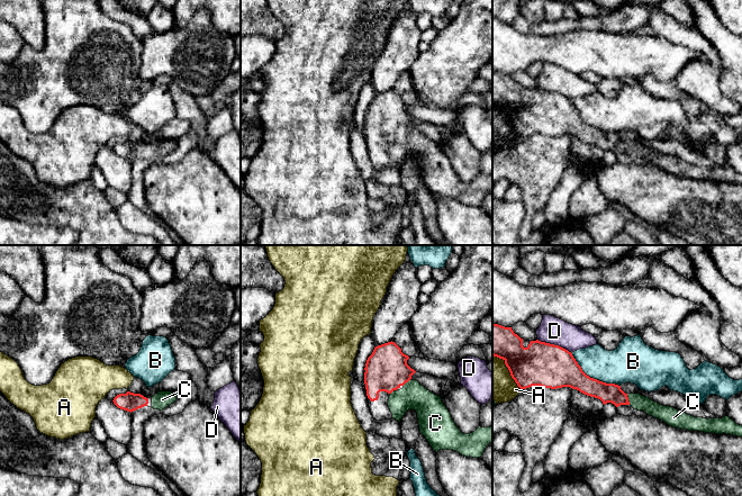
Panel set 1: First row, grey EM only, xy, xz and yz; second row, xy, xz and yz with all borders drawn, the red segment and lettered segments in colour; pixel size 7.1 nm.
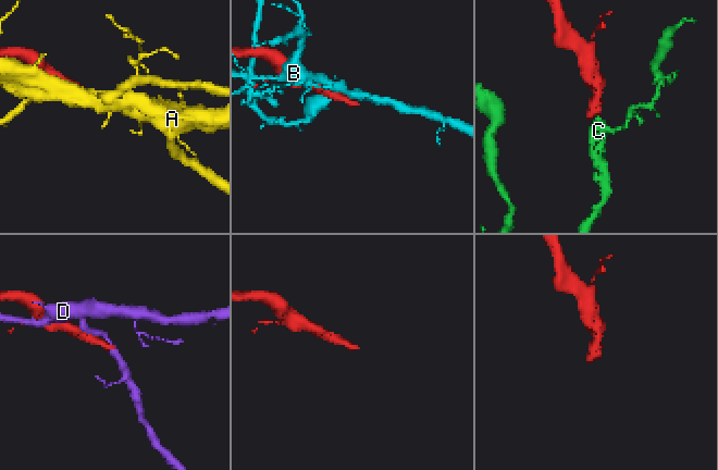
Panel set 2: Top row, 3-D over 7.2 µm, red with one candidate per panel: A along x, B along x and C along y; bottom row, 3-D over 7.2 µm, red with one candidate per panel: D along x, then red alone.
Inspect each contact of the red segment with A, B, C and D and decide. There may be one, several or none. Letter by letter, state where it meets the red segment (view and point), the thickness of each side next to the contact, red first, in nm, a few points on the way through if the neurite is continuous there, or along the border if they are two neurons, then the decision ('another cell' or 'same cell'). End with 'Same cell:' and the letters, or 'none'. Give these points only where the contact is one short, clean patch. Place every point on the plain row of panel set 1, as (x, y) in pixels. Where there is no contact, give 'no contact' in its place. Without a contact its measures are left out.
A: meets red in yz at (508, 117); 320 nm thick on the red side, 280 nm on the other; another cell
B: meets red in yz at (593, 126); 260 nm thick on the red side, 260 nm on the other; another cell
C: meets red in yz at (627, 147); 140 nm thick on the red side, 110 nm on the other; runs through yz (607, 141), (627, 147), (638, 150); same cell
D: meets red in yz at (553, 92); 320 nm thick on the red side, 190 nm on the other; another cell
Same cell: C

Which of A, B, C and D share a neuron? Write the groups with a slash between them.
A / B / C / D

